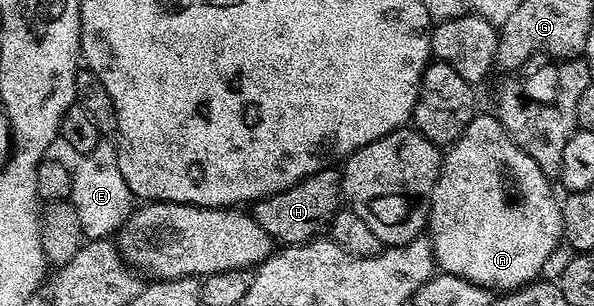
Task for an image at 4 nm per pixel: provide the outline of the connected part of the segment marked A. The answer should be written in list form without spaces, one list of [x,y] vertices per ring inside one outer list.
[[[474,115],[473,121],[467,126],[467,130],[463,130],[460,138],[455,143],[448,145],[447,151],[444,153],[441,162],[441,173],[437,179],[433,199],[429,205],[427,236],[433,246],[433,259],[436,267],[441,272],[450,272],[459,278],[467,278],[471,282],[490,290],[516,290],[524,288],[526,284],[534,283],[544,273],[541,271],[544,270],[545,263],[552,258],[553,251],[557,248],[557,243],[560,245],[563,240],[561,204],[559,200],[553,197],[553,188],[549,184],[552,184],[550,177],[545,176],[543,170],[539,170],[539,166],[535,166],[535,162],[532,161],[531,157],[523,154],[523,150],[519,150],[519,146],[515,146],[515,142],[509,137],[507,130],[502,126],[496,115]]]

